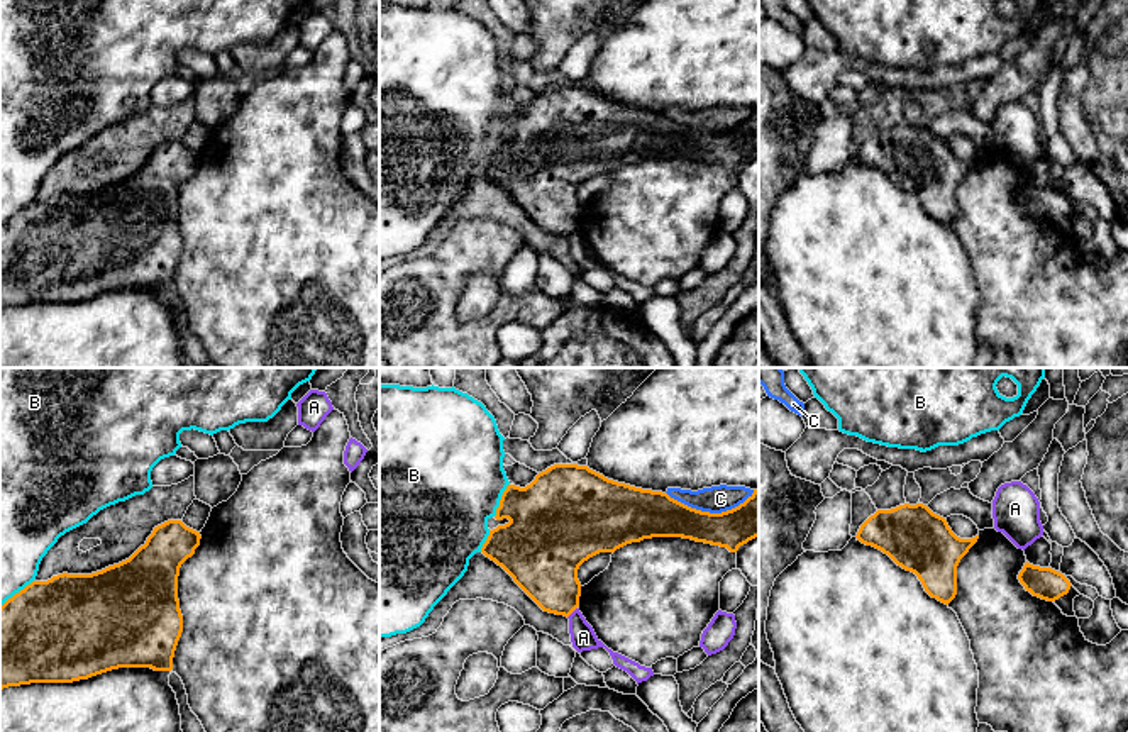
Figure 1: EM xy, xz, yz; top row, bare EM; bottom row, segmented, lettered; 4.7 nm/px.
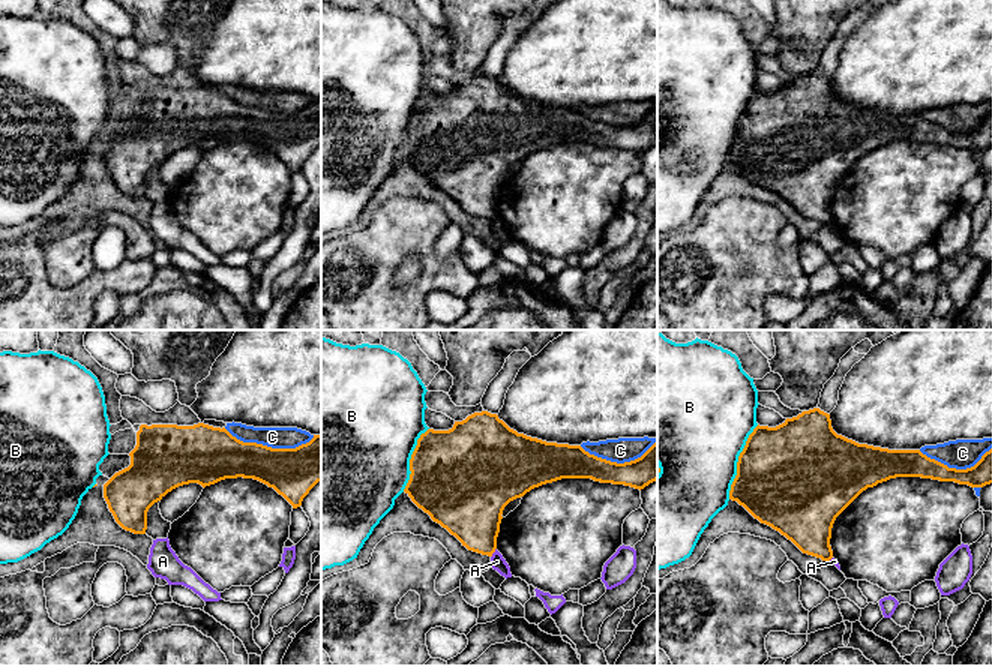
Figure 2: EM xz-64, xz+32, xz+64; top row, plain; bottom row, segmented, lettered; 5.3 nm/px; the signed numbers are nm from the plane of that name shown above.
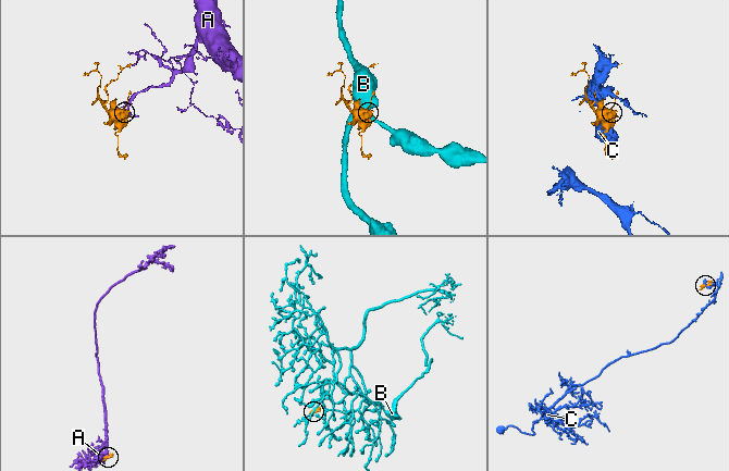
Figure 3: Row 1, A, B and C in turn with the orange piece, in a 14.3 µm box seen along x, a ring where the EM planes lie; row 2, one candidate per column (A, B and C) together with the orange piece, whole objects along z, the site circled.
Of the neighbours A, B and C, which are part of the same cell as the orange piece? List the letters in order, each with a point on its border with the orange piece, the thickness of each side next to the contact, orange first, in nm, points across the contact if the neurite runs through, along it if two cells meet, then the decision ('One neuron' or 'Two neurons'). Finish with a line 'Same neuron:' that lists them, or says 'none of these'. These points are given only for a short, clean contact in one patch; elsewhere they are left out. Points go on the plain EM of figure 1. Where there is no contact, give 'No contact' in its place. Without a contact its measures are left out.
A: Touches orange at xz (573, 231). Thickness 300 nm (orange) against 120 nm. Boundary: xz (576, 227), (568, 238). Two neurons
B: Touches orange at xz (500, 121). Thickness 380 nm (orange) against 500 nm. Two neurons
C: Touches orange at xz (708, 133). Thickness 220 nm (orange) against 130 nm. Two neurons
Same neuron: none of these

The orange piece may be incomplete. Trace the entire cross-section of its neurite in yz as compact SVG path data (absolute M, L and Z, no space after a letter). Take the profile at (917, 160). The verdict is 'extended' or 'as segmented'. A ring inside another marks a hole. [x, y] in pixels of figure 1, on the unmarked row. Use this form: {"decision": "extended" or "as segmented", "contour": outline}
{"decision": "as segmented", "contour": "M923 124L877 130L860 146L855 158L915 193L925 212L945 225L957 215L960 180L979 159L957 158L947 141Z"}

